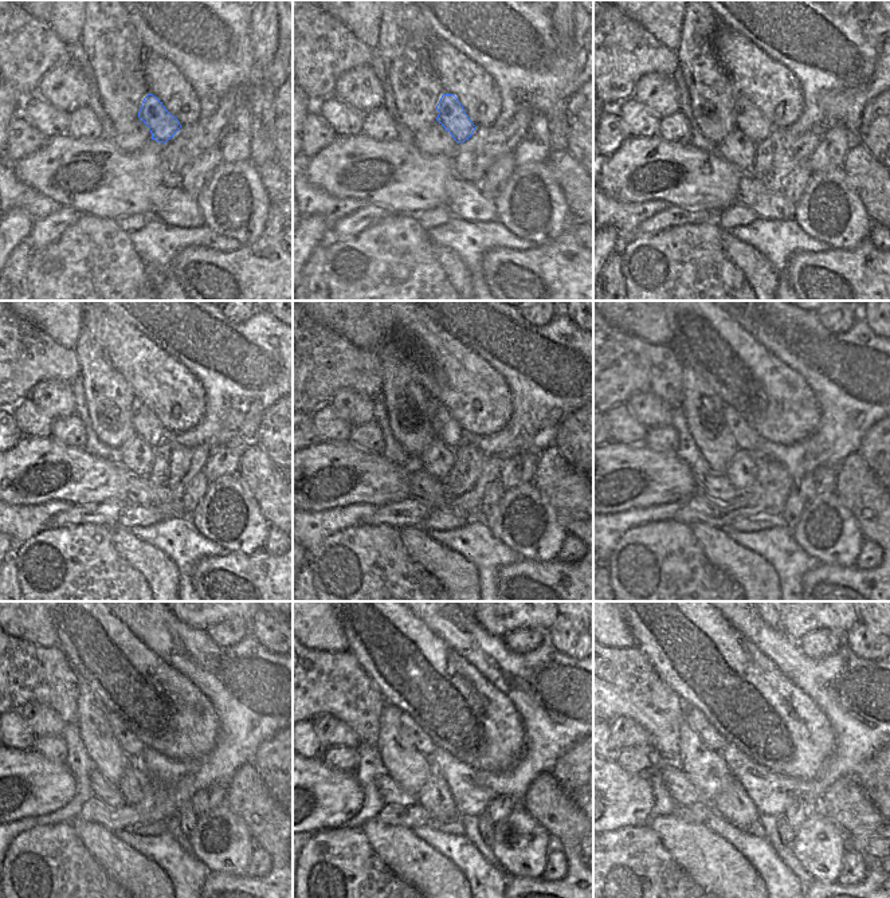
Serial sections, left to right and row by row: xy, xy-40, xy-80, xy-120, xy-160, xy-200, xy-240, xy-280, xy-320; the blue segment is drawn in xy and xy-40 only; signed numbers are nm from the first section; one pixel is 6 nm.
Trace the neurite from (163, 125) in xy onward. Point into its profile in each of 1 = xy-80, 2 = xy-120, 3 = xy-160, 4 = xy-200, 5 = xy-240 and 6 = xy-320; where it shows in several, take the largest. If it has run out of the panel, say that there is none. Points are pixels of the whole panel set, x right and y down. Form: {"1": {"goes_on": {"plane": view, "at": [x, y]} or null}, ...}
{"1": {"goes_on": {"plane": "xy-80", "at": [748, 118]}}, "2": {"goes_on": {"plane": "xy-120", "at": [145, 423]}}, "3": {"goes_on": {"plane": "xy-160", "at": [446, 428]}}, "4": {"goes_on": {"plane": "xy-200", "at": [747, 438]}}, "5": {"goes_on": {"plane": "xy-240", "at": [130, 745]}}, "6": {"goes_on": {"plane": "xy-320", "at": [710, 737]}}}

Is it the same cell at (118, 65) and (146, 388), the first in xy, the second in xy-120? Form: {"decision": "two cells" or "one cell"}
{"decision": "two cells"}

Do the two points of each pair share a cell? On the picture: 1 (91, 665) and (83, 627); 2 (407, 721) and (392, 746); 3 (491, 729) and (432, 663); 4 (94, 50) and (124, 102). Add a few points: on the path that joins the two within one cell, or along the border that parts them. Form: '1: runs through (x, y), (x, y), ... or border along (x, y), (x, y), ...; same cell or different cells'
1: runs through (91, 655), (90, 636); same cell
2: border along (403, 713), (400, 717), (400, 732), (423, 755); different cells
3: runs through (486, 708), (482, 702), (459, 702), (442, 685); same cell
4: runs through (108, 63), (117, 73), (121, 89); same cell

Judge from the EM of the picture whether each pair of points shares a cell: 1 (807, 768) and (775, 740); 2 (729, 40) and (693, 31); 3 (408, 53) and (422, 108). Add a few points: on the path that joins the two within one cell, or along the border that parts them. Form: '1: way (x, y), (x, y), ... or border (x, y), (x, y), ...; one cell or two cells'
1: way (799, 760), (783, 744); one cell
2: border (720, 24), (713, 39), (713, 48), (722, 67); two cells
3: way (408, 66), (416, 94); one cell

